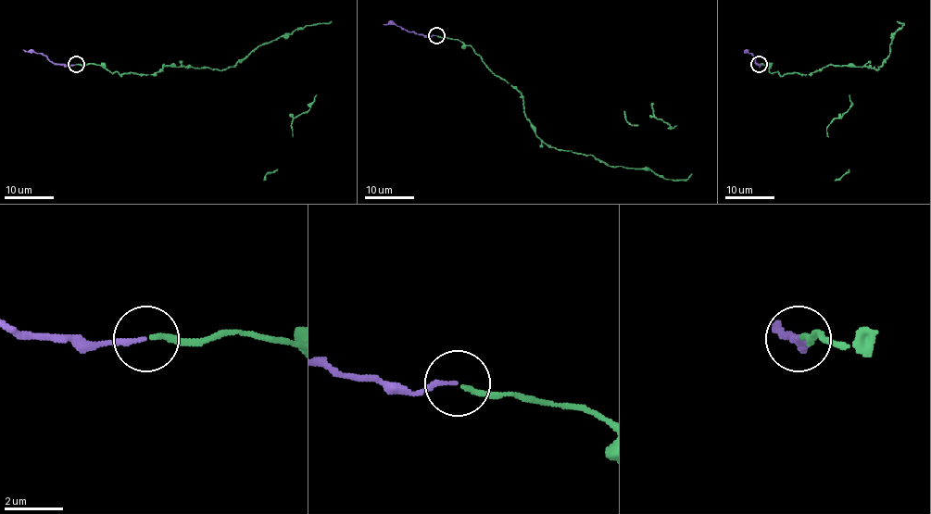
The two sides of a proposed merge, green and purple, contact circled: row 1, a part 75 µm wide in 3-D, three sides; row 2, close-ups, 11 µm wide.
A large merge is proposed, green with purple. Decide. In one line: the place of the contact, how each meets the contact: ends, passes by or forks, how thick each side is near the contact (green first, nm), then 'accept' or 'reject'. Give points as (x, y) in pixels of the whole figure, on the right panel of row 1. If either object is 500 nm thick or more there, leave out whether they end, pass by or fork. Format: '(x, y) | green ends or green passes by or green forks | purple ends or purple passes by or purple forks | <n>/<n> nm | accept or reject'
(759, 64) | green ends | purple ends | 170/150 nm | accept

